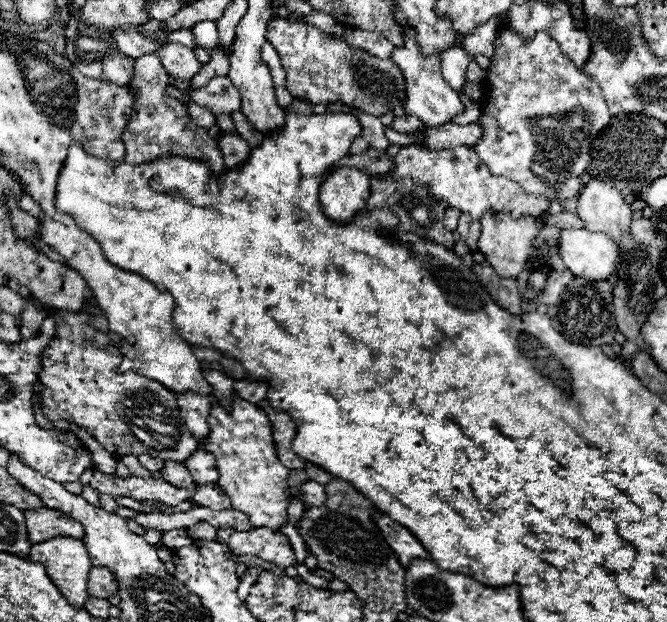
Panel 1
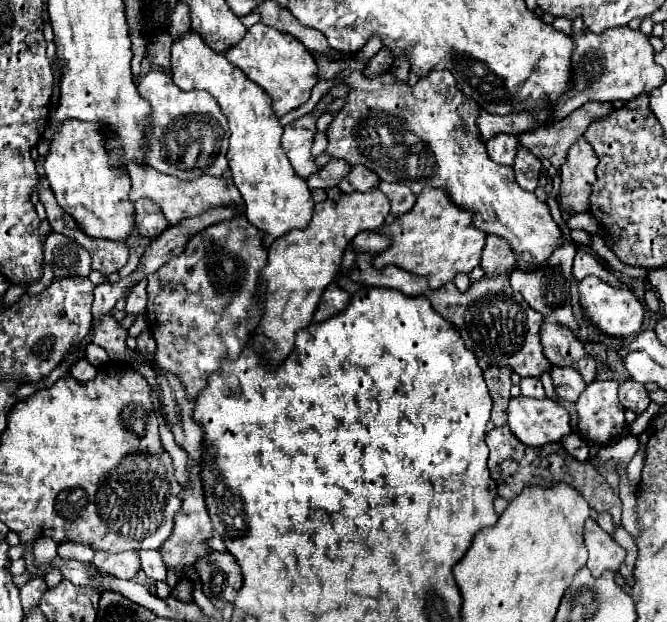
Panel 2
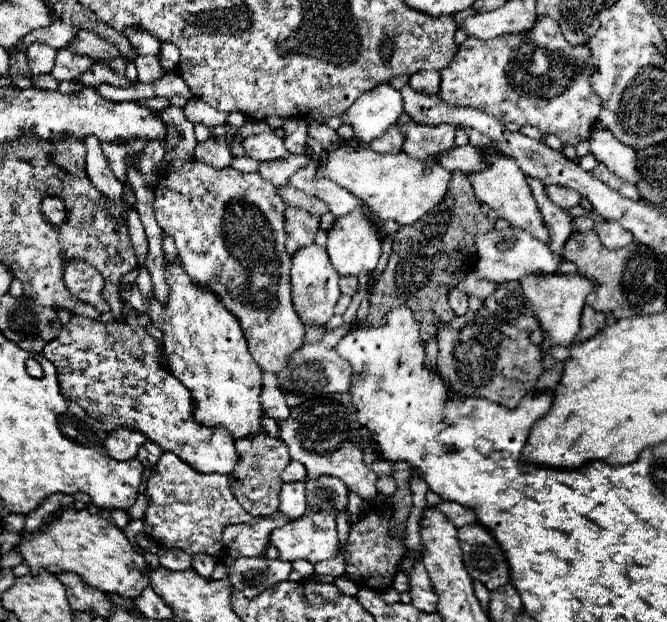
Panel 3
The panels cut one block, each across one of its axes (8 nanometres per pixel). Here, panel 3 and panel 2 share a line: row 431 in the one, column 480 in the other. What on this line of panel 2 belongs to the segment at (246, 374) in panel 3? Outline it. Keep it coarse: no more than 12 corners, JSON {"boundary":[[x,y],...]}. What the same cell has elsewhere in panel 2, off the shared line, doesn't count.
{"boundary":[[444,188],[378,232],[374,264],[428,276],[432,288],[480,264],[486,232]]}

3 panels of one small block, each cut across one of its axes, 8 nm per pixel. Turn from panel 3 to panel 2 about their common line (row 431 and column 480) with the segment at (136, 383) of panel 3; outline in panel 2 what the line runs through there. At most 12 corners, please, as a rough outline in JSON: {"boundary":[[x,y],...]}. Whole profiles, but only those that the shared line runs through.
{"boundary":[[314,54],[350,88],[326,152],[448,188],[520,270],[562,244],[548,204],[488,156],[448,70],[416,86]]}

